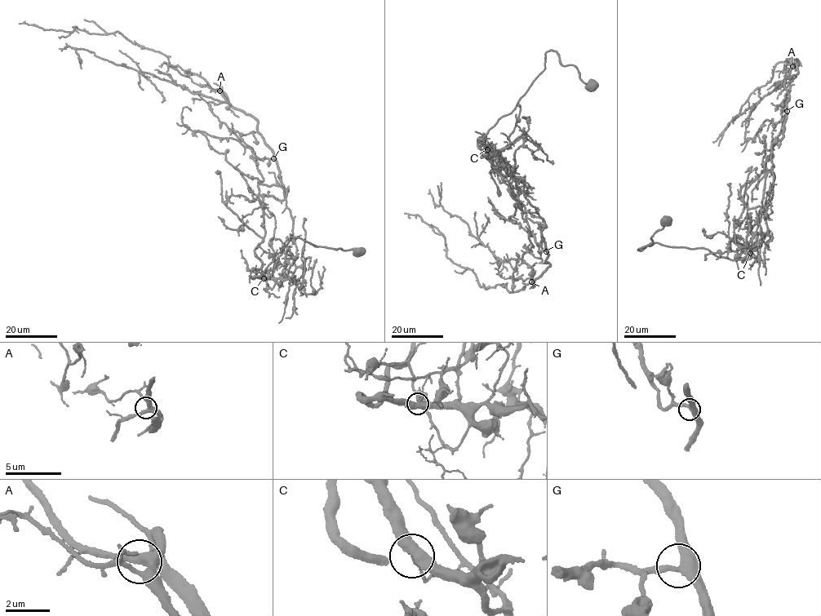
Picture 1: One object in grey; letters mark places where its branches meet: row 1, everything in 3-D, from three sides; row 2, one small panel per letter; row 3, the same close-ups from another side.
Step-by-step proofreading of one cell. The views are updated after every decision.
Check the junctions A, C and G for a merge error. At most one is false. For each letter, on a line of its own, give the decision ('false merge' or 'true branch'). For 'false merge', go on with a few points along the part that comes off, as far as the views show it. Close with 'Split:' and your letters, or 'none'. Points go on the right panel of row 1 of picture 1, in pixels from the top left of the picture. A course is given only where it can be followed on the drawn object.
A: true branch
C: false merge; course (751, 253), (773, 182), (771, 145), (782, 138), (784, 82), (800, 63), (775, 64), (770, 81), (733, 123)
G: true branch
Split: C

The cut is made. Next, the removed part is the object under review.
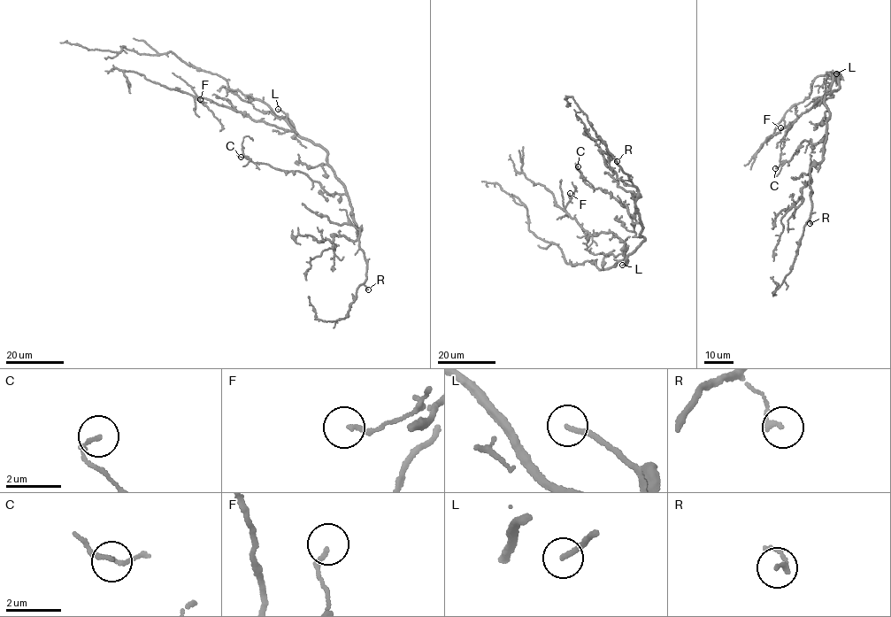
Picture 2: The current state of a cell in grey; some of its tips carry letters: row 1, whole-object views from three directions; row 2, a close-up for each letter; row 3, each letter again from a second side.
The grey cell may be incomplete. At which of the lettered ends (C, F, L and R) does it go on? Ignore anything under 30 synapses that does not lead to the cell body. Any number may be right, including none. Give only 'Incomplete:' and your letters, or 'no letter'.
Incomplete: L

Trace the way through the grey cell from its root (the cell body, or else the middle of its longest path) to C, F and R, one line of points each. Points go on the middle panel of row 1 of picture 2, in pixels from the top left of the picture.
C: (632, 252), (644, 239), (639, 235), (641, 226), (633, 223), (627, 206), (585, 182), (578, 166)
F: (632, 252), (626, 264), (625, 242), (611, 232), (591, 235), (570, 217), (564, 209), (570, 193)
R: (632, 252), (644, 239), (639, 235), (642, 227), (634, 210), (637, 190), (617, 161)

